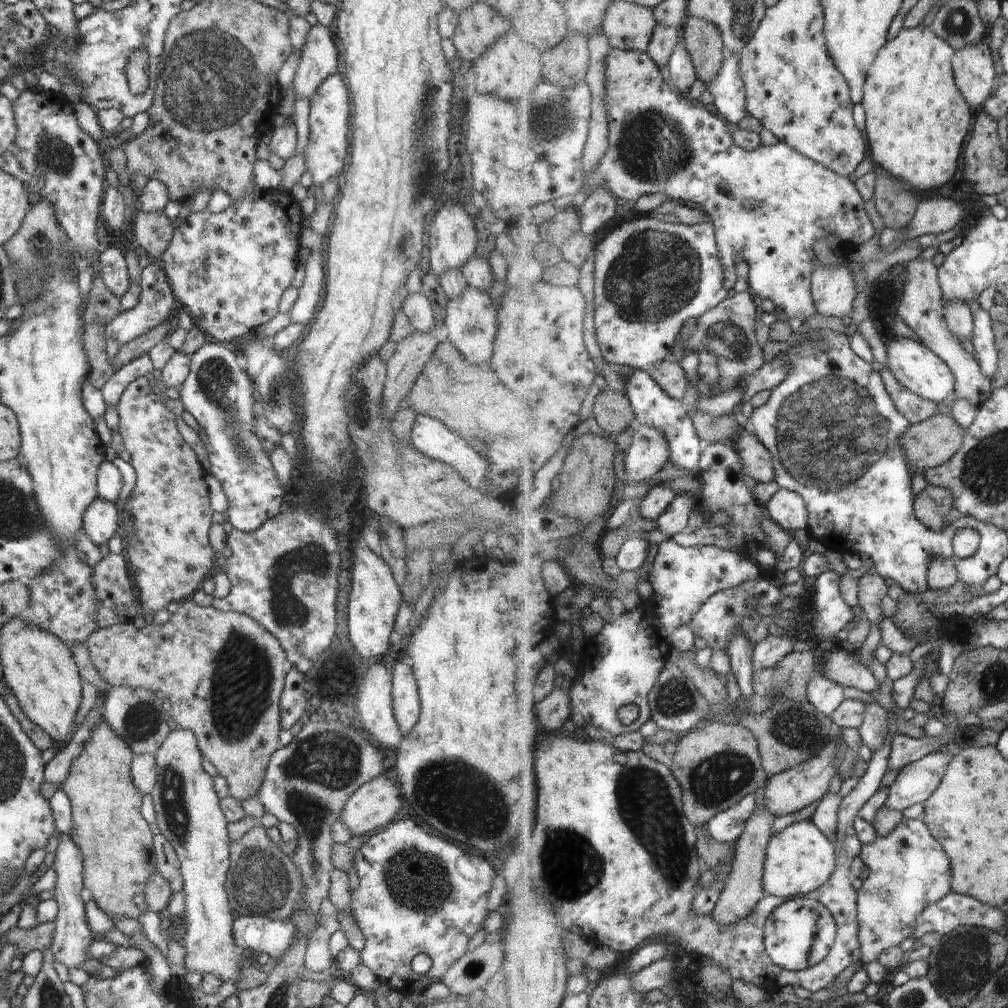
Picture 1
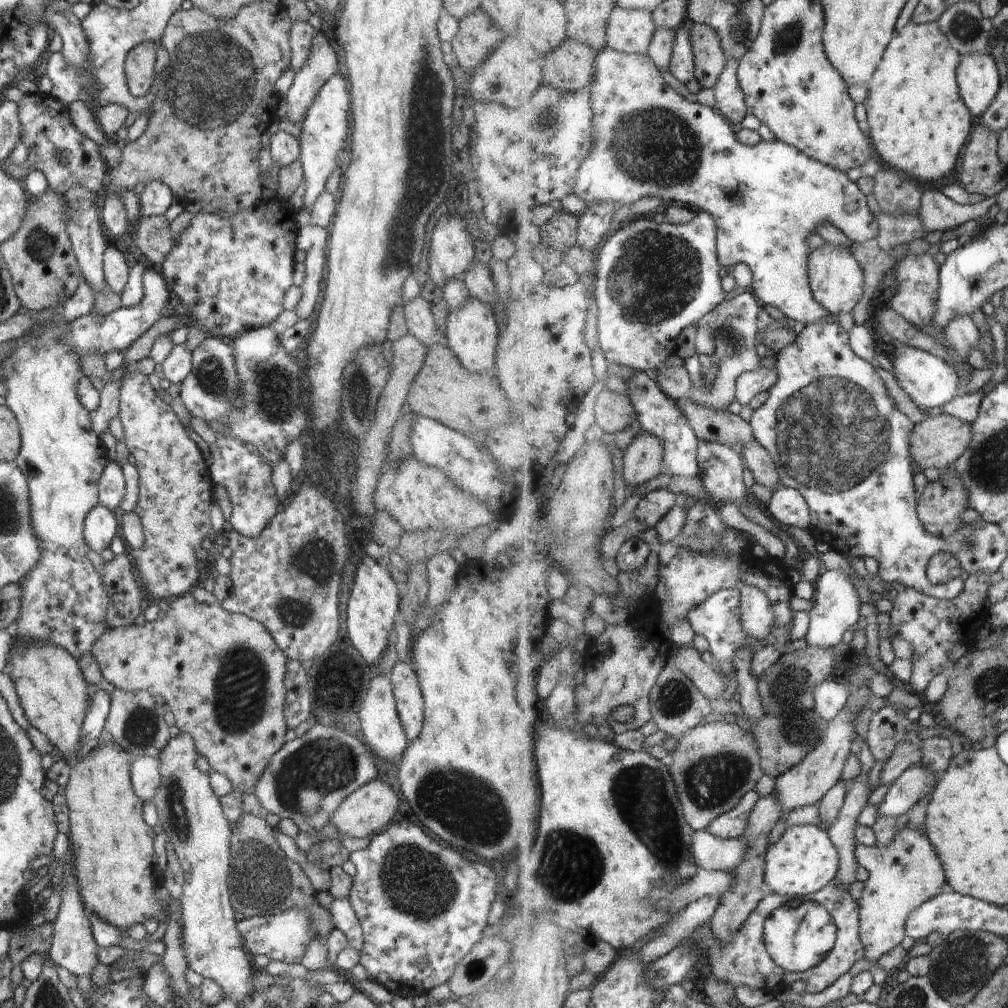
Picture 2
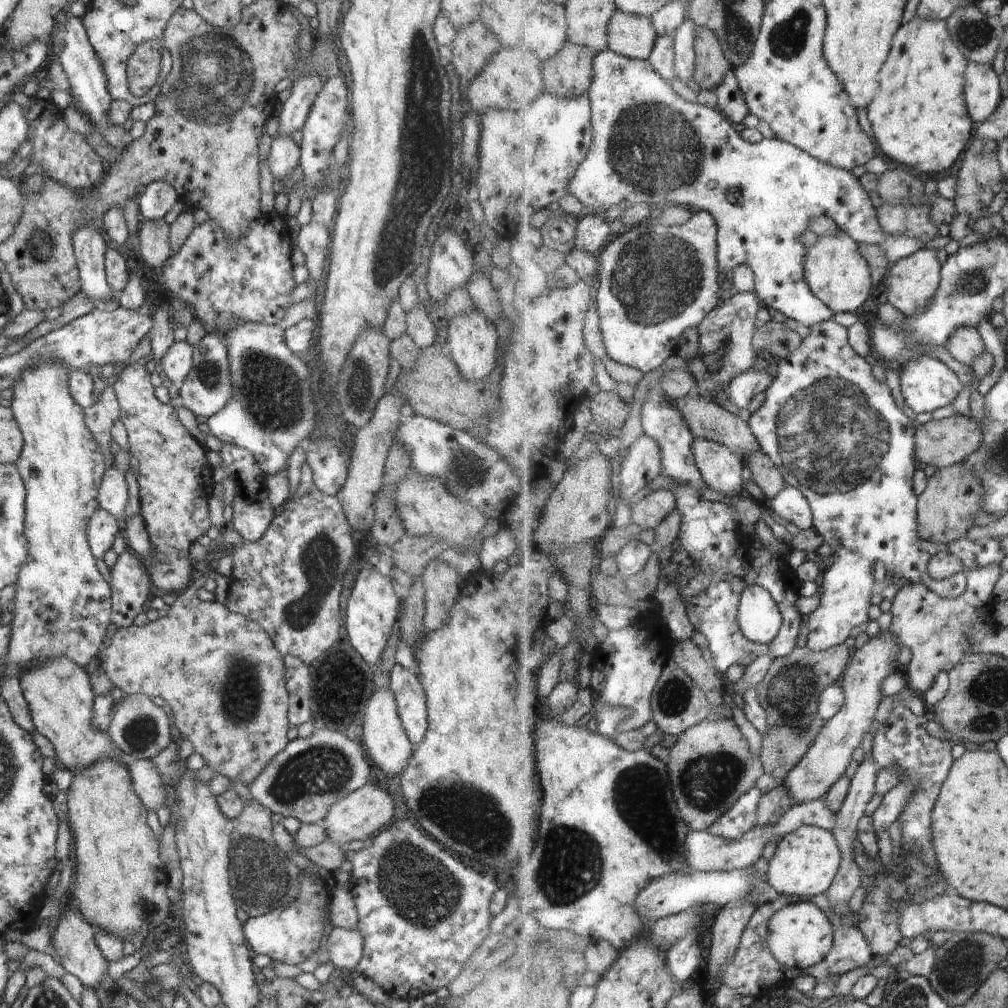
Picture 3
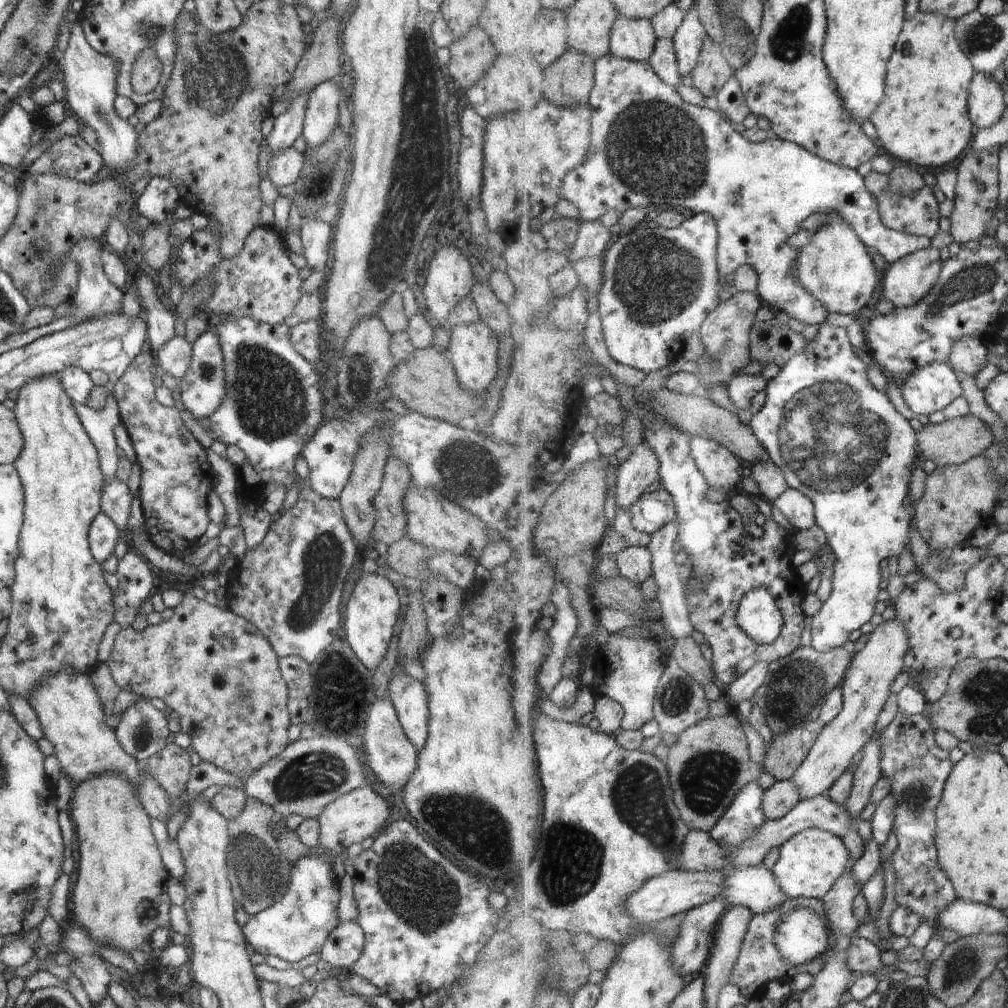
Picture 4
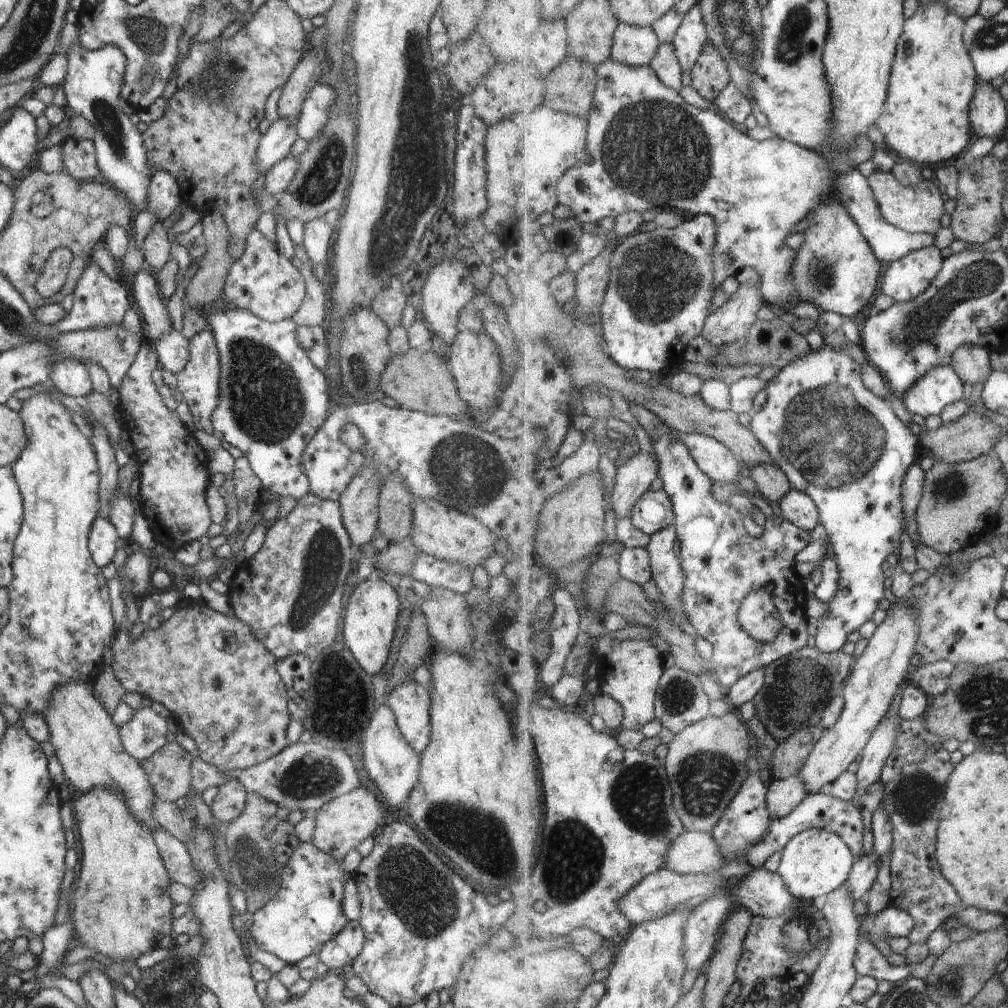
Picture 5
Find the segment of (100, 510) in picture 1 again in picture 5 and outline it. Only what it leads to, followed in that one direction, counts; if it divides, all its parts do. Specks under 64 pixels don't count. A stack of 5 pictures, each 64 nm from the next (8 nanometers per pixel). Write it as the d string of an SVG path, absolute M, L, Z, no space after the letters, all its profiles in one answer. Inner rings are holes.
M102 516L96 517L89 532L89 549L94 562L100 568L113 561L118 542L119 534L114 525Z

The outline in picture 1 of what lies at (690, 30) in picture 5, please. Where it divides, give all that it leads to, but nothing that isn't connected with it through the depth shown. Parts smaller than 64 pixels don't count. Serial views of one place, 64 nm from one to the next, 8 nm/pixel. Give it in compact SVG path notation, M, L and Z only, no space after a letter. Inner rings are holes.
M684 31L681 33L680 44L672 55L669 70L673 83L680 92L689 91L694 86L694 82L699 79L694 59L690 54L688 44L686 44Z

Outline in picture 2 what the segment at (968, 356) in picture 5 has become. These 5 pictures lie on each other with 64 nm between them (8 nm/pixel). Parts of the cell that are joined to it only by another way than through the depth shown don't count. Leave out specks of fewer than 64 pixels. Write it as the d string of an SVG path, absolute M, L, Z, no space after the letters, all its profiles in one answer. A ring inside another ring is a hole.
M958 316L957 319L950 320L946 330L946 340L958 352L962 352L964 358L967 358L972 350L980 349L982 333L980 333L980 329L976 326L972 316Z

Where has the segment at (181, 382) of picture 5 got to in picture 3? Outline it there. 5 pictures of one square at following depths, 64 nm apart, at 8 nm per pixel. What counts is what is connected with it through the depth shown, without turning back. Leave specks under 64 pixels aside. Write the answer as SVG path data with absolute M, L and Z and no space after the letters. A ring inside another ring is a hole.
M209 332L198 346L193 346L192 370L190 374L179 384L177 402L184 406L201 421L218 414L234 396L232 380L230 380L230 360L228 350L219 333Z

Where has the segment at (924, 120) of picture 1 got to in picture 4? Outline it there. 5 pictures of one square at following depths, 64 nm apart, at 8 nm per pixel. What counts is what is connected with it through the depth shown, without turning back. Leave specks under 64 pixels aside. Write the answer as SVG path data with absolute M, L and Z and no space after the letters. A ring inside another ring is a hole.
M922 12L906 21L905 30L896 44L894 60L886 76L888 90L880 110L870 120L876 129L882 149L899 163L942 168L964 154L974 140L974 122L970 114L970 84L977 69L968 53L962 48L957 35L958 22L946 18L942 12Z

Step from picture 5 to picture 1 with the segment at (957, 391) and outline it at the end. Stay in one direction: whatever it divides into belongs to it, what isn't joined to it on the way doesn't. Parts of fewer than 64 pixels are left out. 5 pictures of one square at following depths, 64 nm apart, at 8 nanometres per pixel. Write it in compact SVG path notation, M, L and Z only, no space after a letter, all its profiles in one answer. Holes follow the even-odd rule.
M896 336L888 346L889 362L888 367L898 377L898 380L912 390L914 394L932 400L932 402L946 402L948 398L956 396L957 376L953 368L933 348L923 342L916 342L908 337Z

